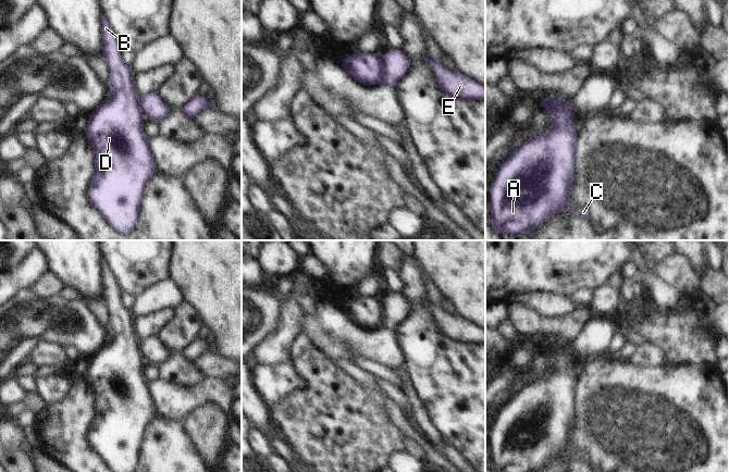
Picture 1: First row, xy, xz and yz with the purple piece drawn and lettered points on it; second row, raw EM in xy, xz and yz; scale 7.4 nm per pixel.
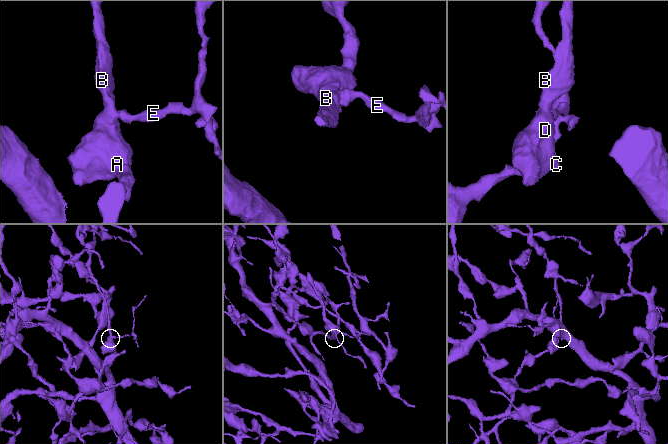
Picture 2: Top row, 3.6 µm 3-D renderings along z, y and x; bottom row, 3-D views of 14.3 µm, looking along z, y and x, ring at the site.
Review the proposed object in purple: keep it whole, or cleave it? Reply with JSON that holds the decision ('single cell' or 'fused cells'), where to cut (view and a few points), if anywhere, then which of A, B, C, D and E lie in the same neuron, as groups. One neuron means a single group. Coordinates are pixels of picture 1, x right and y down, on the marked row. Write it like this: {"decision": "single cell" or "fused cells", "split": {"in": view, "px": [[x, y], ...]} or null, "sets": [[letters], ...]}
{"decision": "fused cells", "split": {"in": "xz", "px": [[384, 54], [381, 82]]}, "sets": [["A", "B", "C", "D"], ["E"]]}

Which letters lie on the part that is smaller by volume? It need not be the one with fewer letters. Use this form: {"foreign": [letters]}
{"foreign": ["E"]}

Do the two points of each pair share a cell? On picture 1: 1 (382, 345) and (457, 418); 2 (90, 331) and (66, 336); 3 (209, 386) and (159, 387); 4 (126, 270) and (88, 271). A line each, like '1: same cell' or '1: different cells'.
1: different cells
2: same cell
3: same cell
4: different cells

